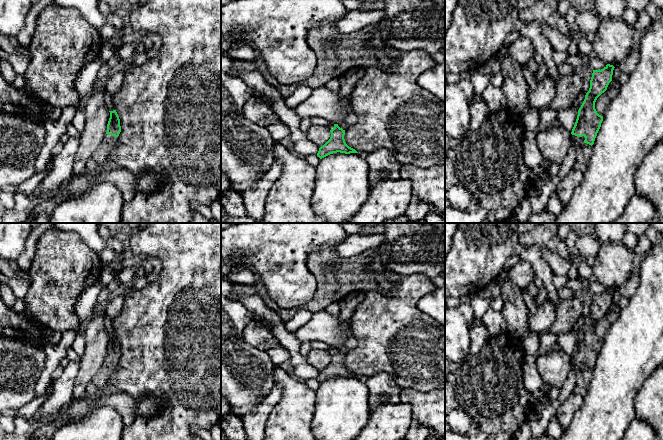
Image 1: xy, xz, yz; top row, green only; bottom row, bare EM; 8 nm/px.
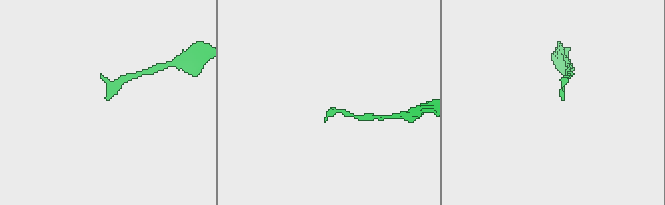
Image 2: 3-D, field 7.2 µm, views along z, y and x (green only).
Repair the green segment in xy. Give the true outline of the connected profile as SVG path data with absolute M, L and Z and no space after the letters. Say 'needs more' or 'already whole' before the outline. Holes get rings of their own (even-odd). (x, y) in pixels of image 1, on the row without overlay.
needs more; M116 334L109 335L110 342L107 348L107 356L104 360L100 370L93 377L92 382L102 389L109 383L112 373L118 368L118 360L121 356L120 343Z

